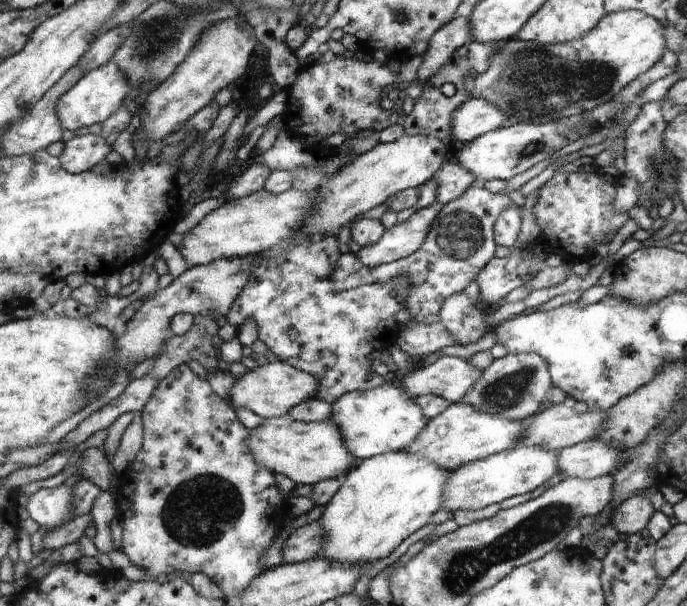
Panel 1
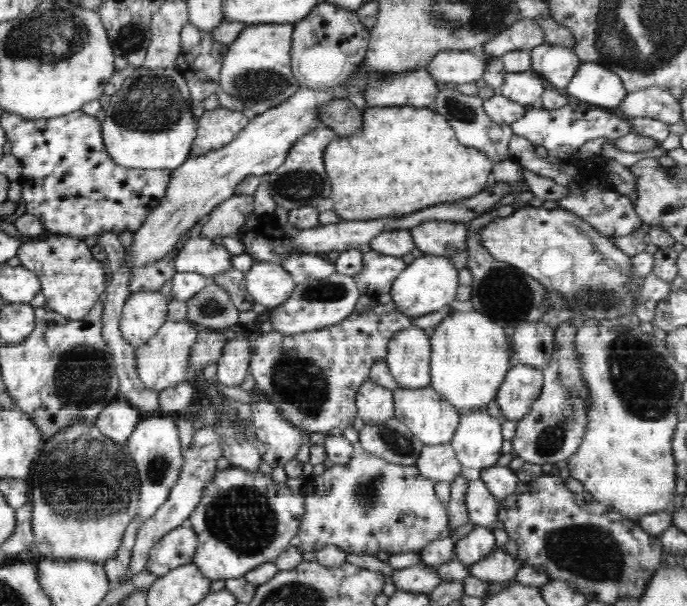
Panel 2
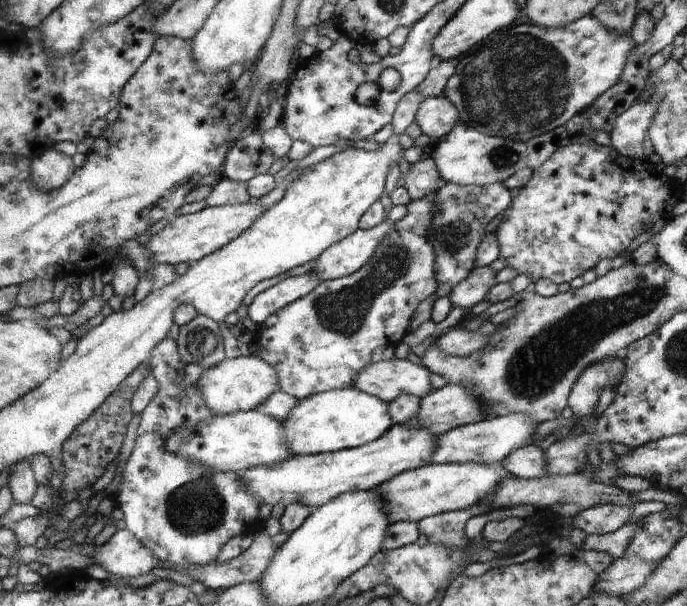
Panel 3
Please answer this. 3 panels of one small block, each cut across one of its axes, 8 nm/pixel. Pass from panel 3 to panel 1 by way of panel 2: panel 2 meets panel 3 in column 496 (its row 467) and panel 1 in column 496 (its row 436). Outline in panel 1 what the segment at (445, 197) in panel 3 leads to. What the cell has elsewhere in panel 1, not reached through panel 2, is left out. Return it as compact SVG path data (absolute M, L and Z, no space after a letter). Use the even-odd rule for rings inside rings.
M476 182L462 196L444 204L435 224L431 226L427 241L414 254L376 267L368 267L353 253L340 255L332 282L335 283L336 290L344 291L366 284L390 286L396 282L396 278L406 278L410 290L404 306L410 311L407 324L436 324L440 321L442 304L449 297L463 293L495 256L497 245L493 234L494 222L511 203L507 195L492 193Z

